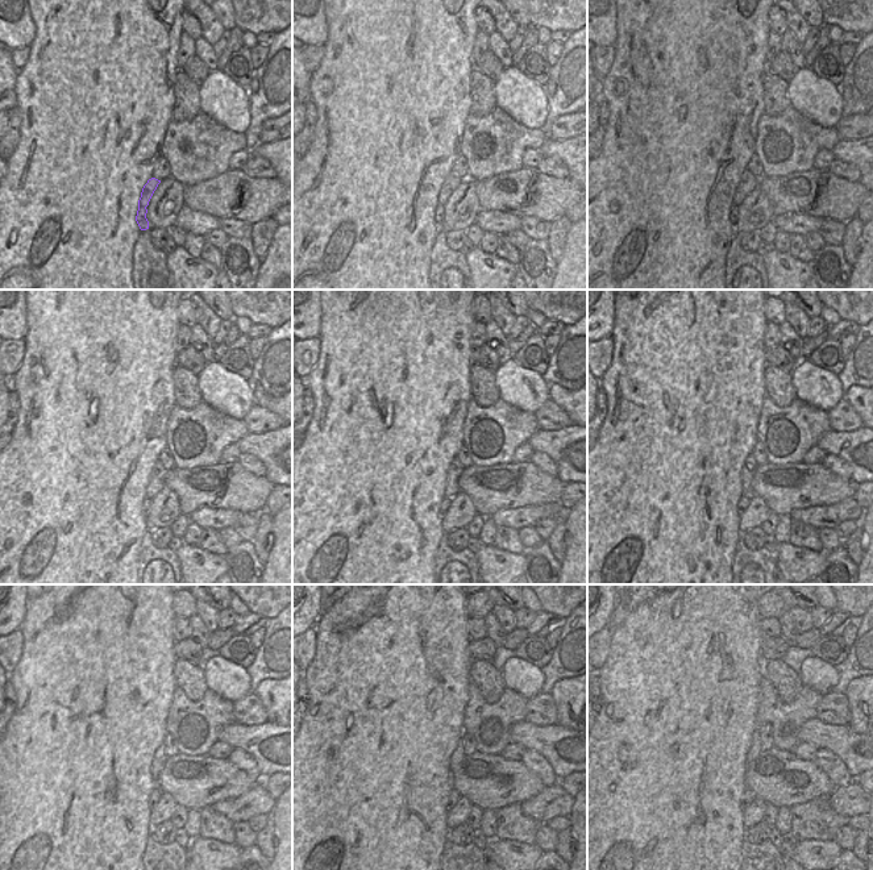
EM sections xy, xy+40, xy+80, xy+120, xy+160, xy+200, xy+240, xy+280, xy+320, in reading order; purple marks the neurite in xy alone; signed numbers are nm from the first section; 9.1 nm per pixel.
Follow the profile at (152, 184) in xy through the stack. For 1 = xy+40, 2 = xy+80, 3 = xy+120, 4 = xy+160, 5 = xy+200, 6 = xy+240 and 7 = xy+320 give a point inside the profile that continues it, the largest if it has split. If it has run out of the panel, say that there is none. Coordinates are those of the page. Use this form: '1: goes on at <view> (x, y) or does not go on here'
1: goes on at xy+40 (452, 182)
2: goes on at xy+80 (748, 182)
3: goes on at xy+120 (157, 477)
4: goes on at xy+160 (456, 467)
5: goes on at xy+200 (749, 465)
6: goes on at xy+240 (159, 758)
7: goes on at xy+320 (753, 752)

